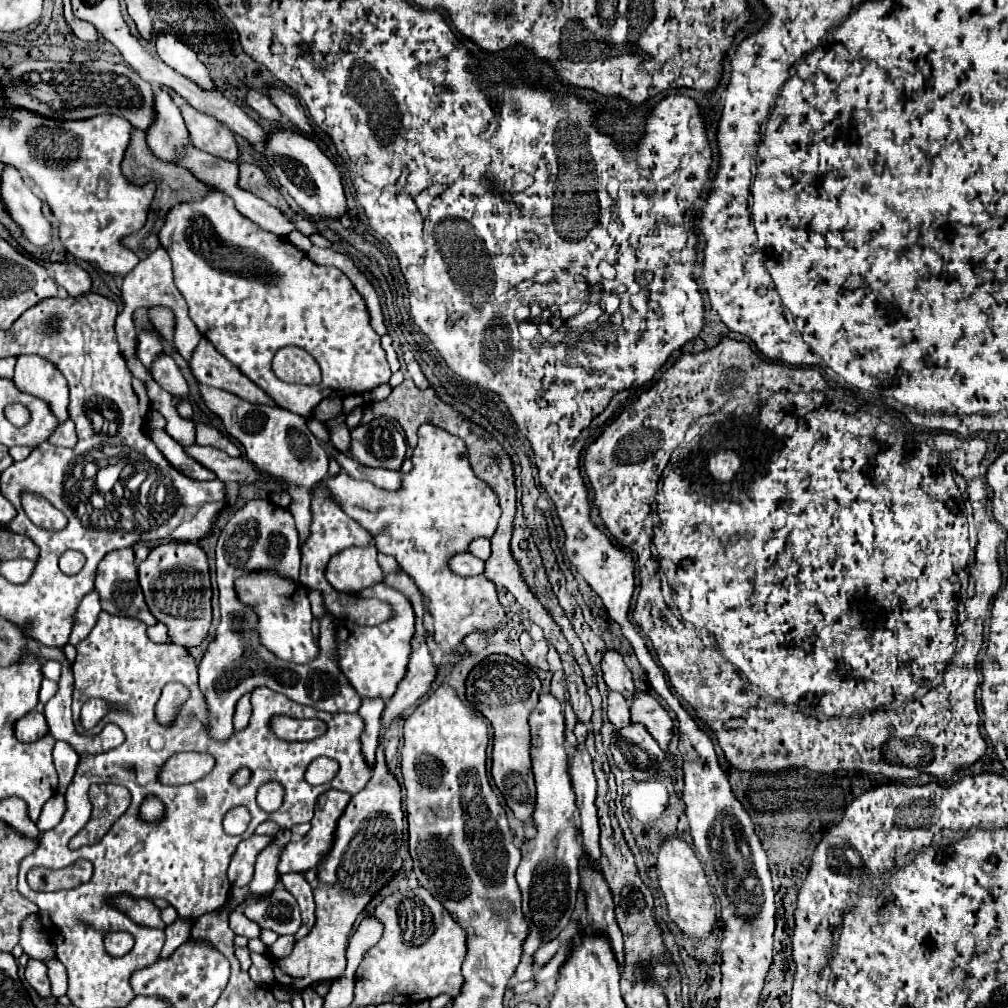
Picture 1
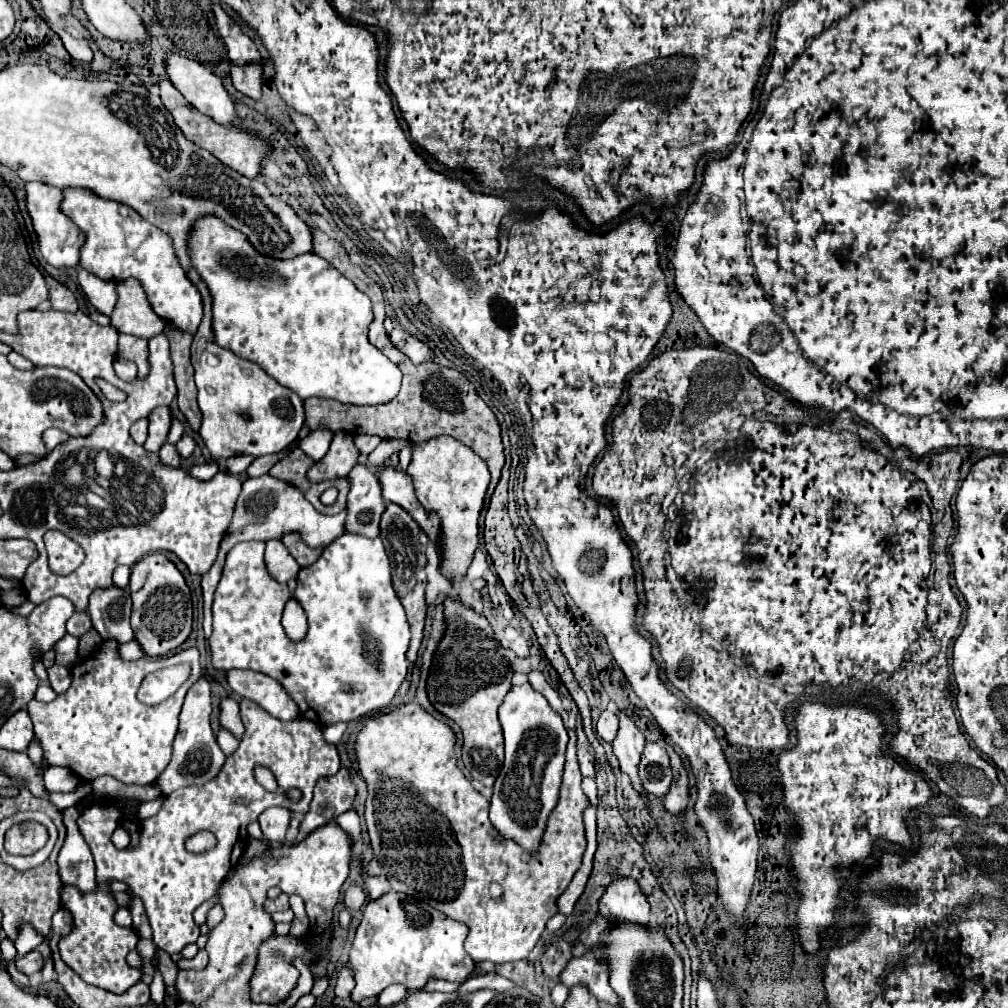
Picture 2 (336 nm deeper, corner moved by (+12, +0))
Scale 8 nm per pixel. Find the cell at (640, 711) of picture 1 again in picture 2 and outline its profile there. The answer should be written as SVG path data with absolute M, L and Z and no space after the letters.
M666 744L666 752L670 756L670 766L672 766L674 780L670 784L668 794L662 798L662 802L668 808L668 812L680 816L680 812L688 804L688 776L686 776L686 770L684 770L684 764L682 764L680 756L674 752L674 748L670 744Z

